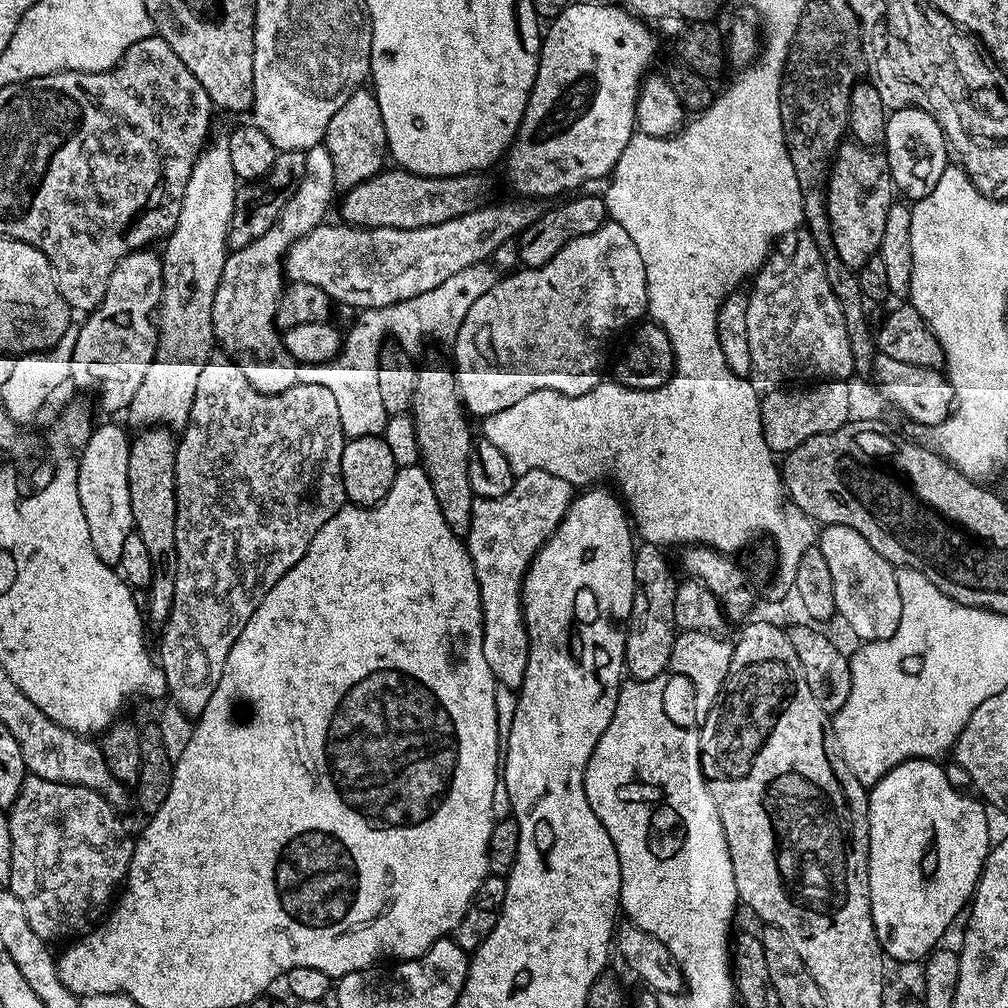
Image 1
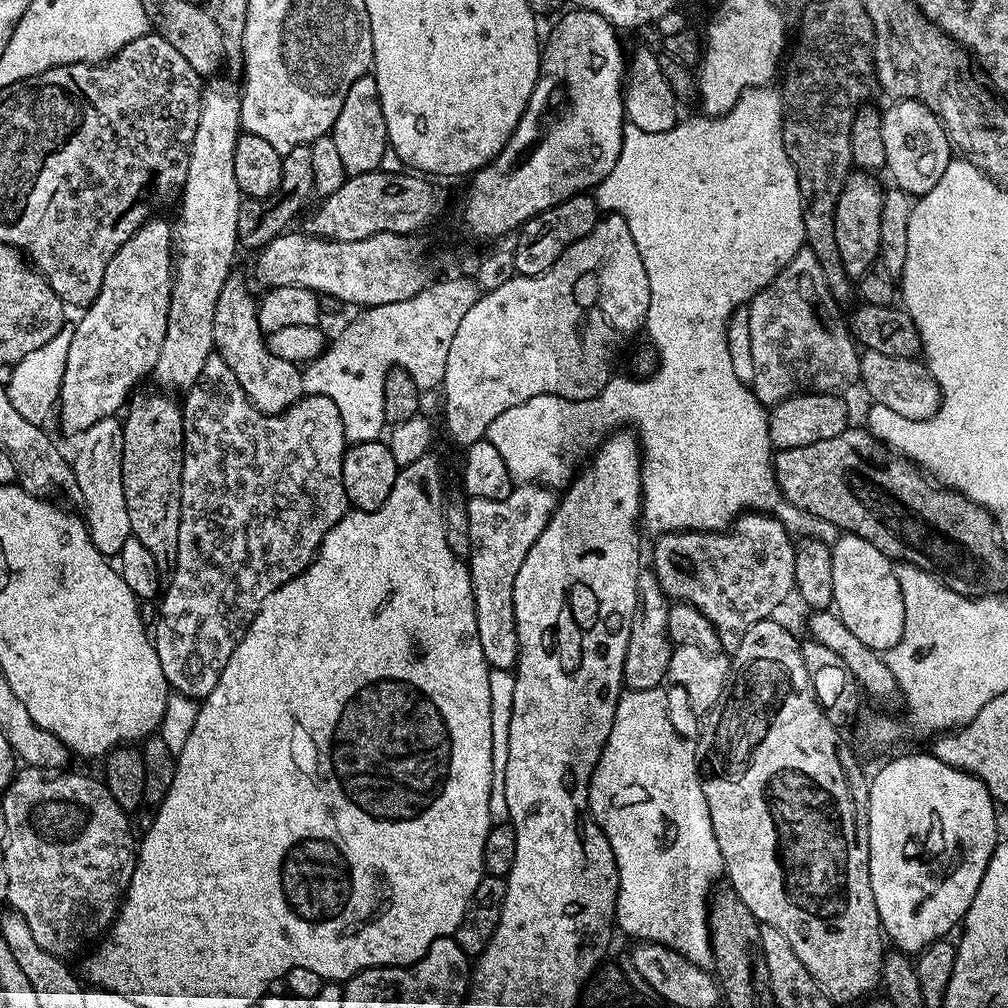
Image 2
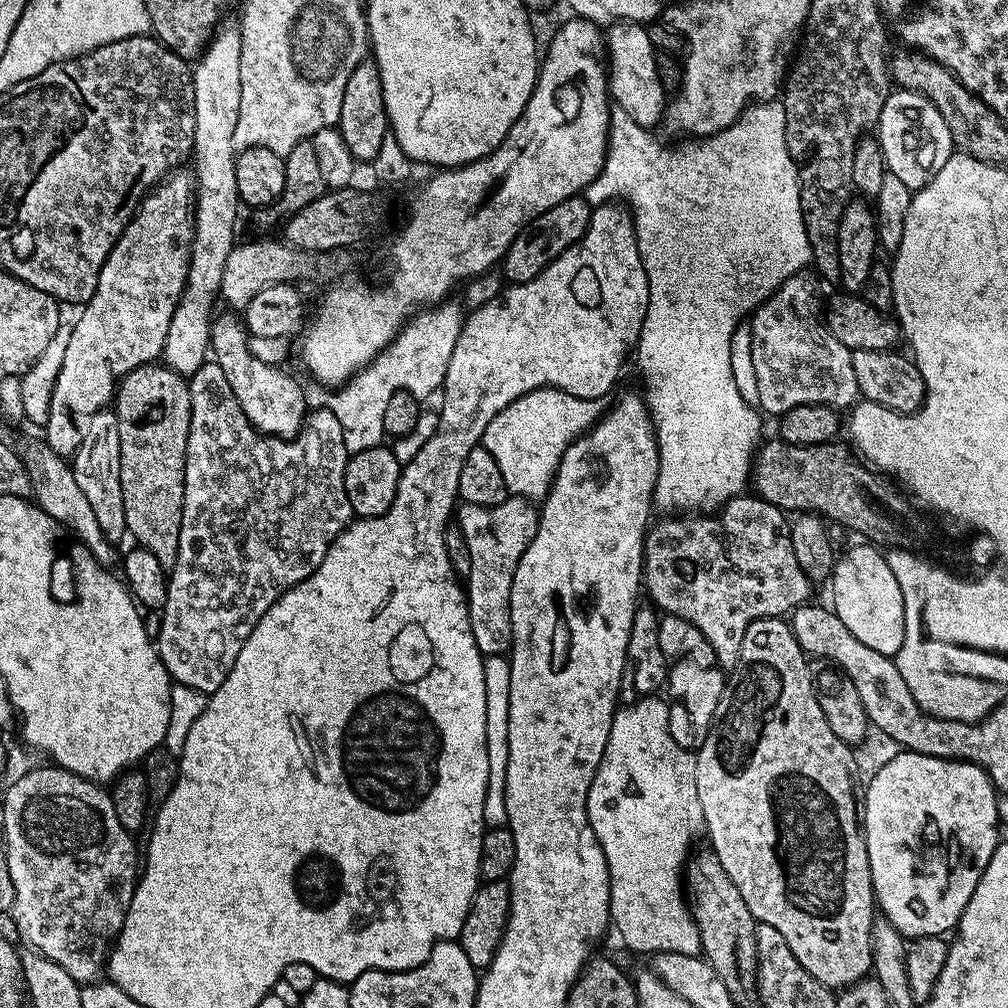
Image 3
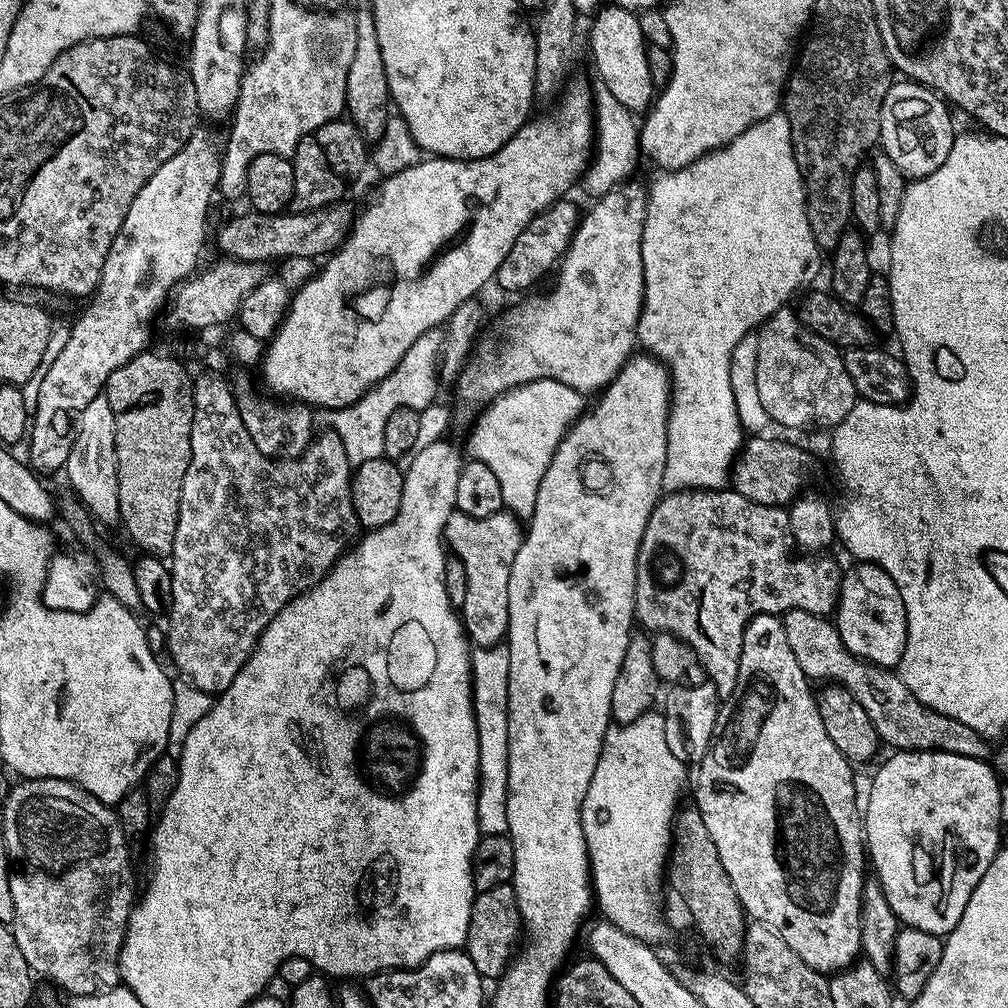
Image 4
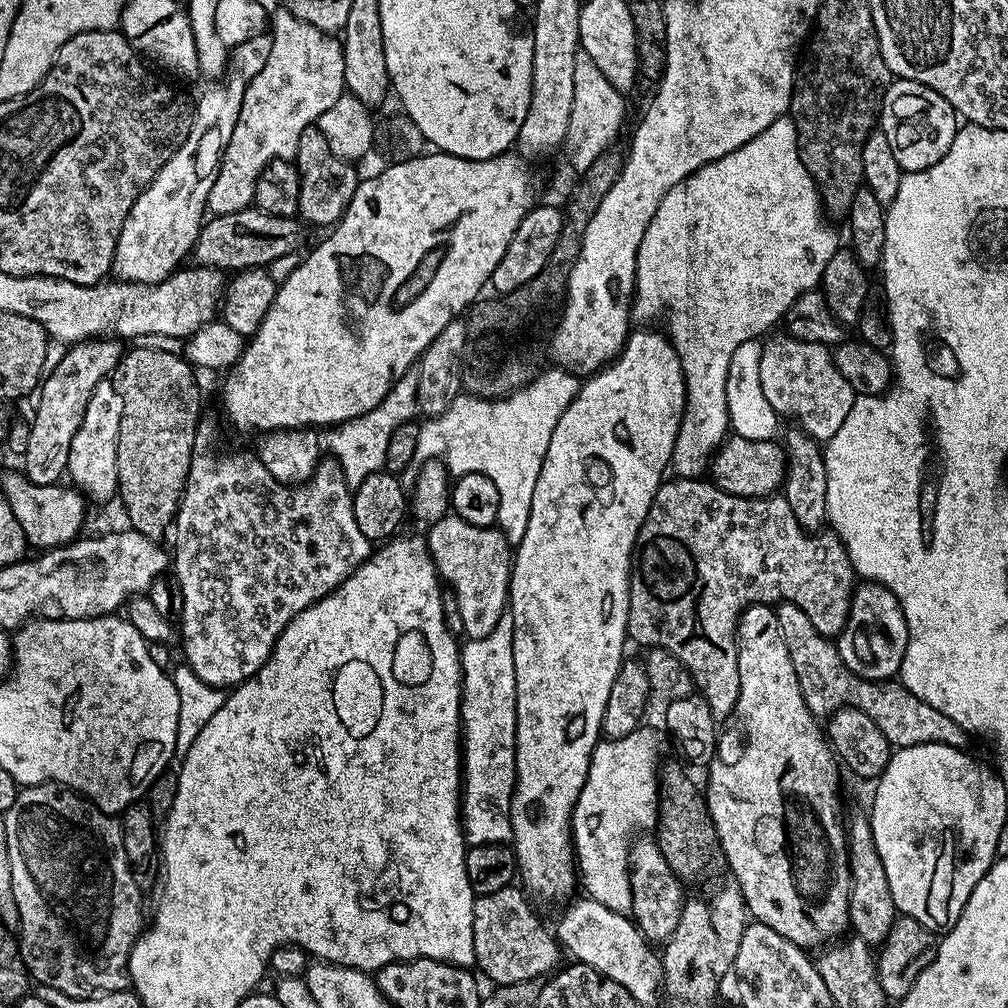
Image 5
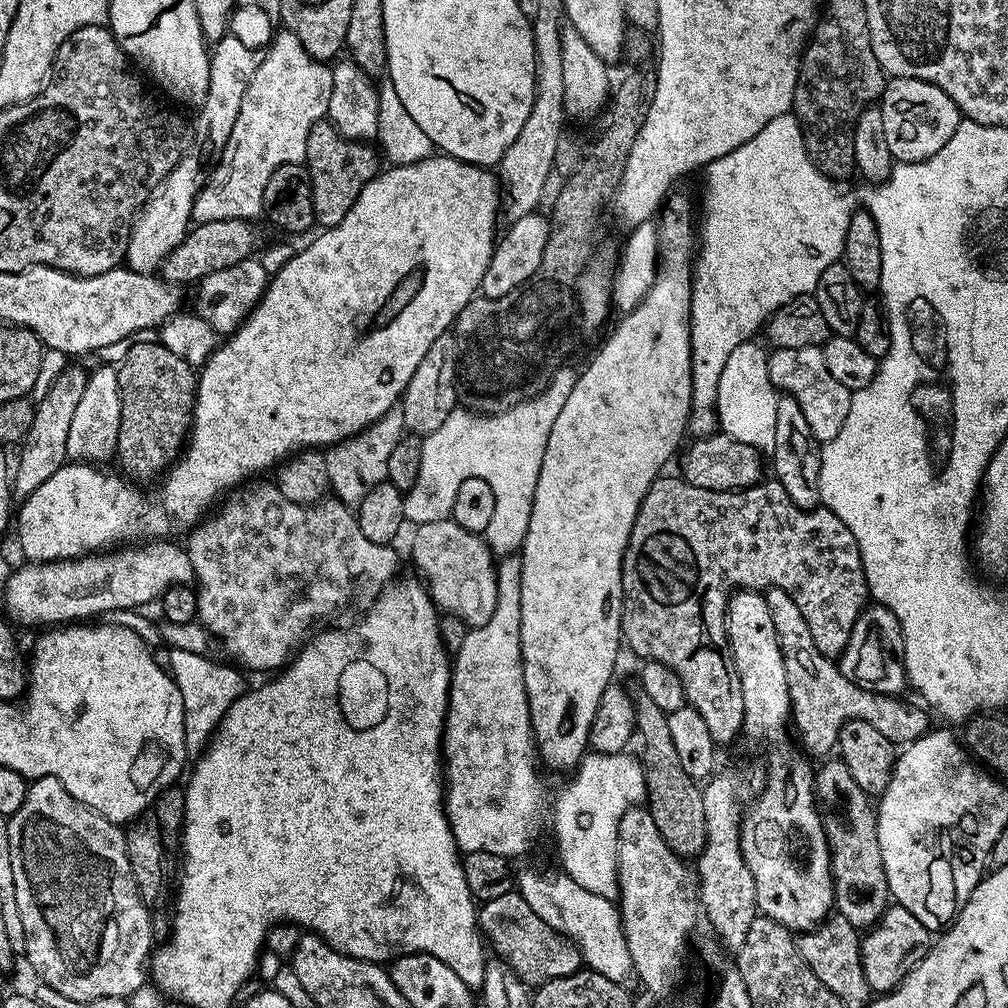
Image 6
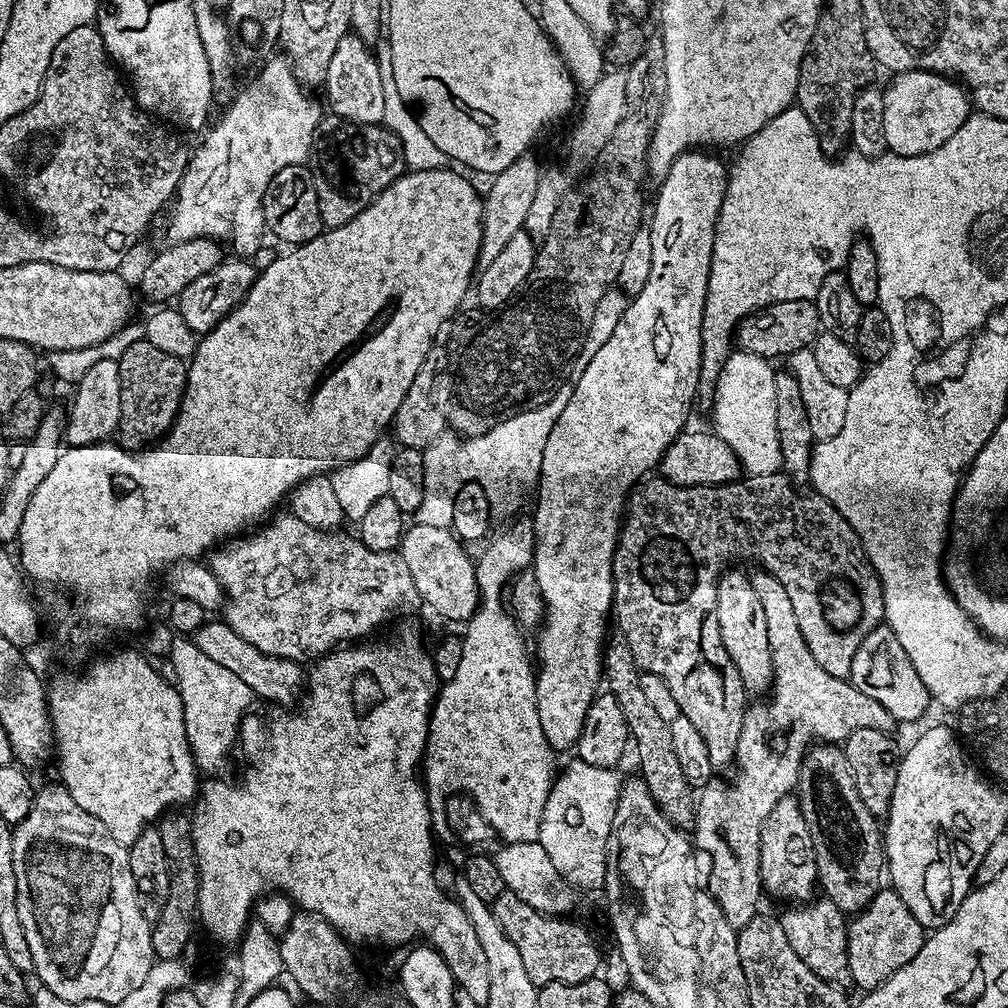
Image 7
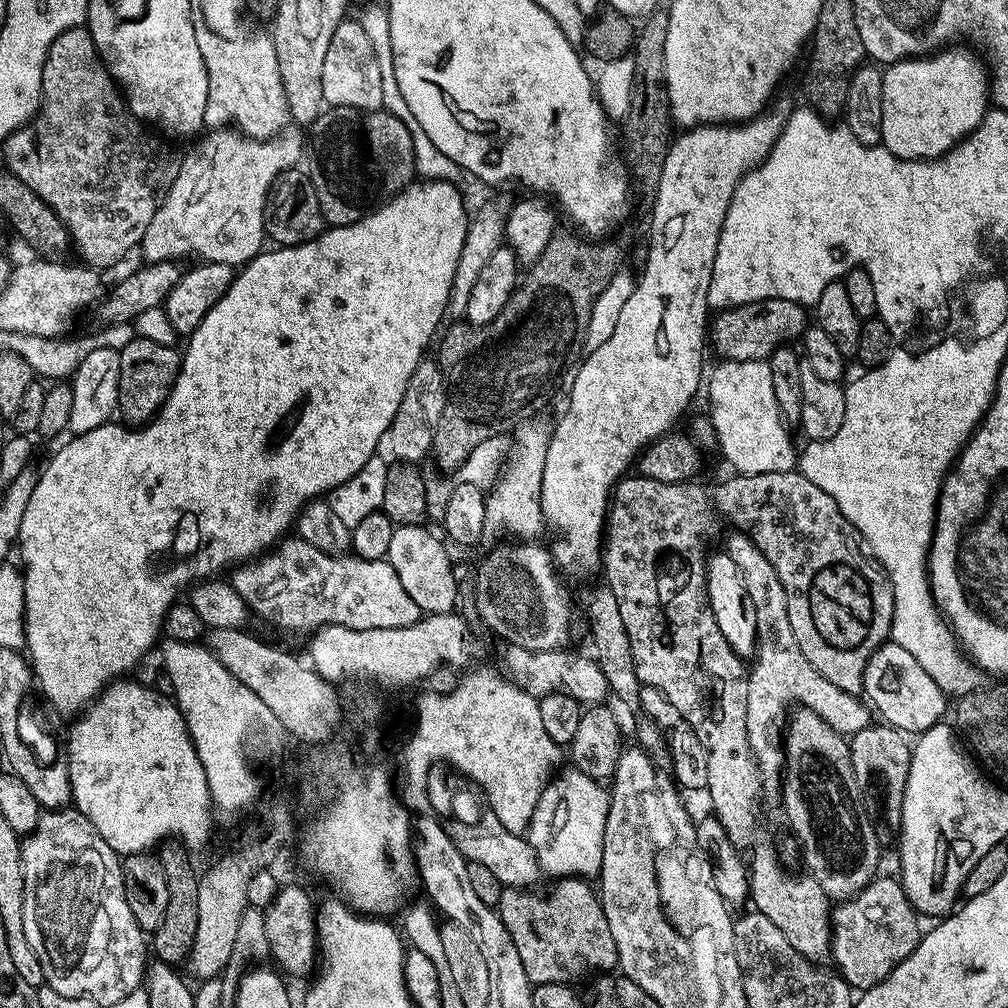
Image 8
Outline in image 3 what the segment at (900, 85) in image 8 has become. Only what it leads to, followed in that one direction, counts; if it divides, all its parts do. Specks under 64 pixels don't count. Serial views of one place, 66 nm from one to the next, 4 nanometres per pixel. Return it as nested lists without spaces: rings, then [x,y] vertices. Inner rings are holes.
[[[907,90],[889,91],[886,106],[882,106],[878,139],[884,161],[888,164],[889,173],[913,190],[925,188],[932,179],[946,166],[951,158],[954,145],[952,131],[942,118],[942,114],[921,92]]]

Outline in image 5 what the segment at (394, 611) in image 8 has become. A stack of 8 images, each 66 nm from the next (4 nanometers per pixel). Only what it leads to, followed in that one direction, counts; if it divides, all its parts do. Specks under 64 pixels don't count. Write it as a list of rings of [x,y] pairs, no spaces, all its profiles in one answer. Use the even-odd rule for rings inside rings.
[[[207,422],[196,426],[196,451],[192,453],[192,465],[188,471],[188,481],[184,484],[184,494],[180,497],[180,507],[176,510],[174,533],[176,532],[176,556],[174,552],[174,575],[182,586],[182,610],[178,621],[178,636],[184,640],[183,663],[198,674],[198,678],[207,680],[208,684],[227,689],[235,685],[238,678],[255,674],[266,659],[266,644],[264,648],[264,628],[268,628],[269,641],[275,642],[282,630],[302,610],[309,608],[324,596],[329,596],[344,579],[360,564],[365,564],[374,551],[373,541],[367,540],[358,530],[358,522],[354,522],[352,509],[352,492],[338,462],[331,458],[321,459],[311,476],[303,484],[291,485],[278,482],[270,470],[260,461],[259,455],[248,452],[220,452],[212,449],[212,435],[216,428]]]

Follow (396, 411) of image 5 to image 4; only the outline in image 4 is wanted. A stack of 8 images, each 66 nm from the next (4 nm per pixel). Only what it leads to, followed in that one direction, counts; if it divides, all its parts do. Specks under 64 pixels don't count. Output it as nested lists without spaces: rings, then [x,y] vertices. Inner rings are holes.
[[[432,329],[422,334],[410,346],[410,350],[406,350],[394,371],[375,384],[361,400],[356,400],[345,408],[331,409],[327,413],[327,427],[335,432],[342,442],[342,450],[346,450],[346,458],[353,466],[384,456],[386,422],[390,422],[390,414],[394,414],[400,408],[423,410],[437,399],[437,369],[441,359],[442,336],[441,329]]]

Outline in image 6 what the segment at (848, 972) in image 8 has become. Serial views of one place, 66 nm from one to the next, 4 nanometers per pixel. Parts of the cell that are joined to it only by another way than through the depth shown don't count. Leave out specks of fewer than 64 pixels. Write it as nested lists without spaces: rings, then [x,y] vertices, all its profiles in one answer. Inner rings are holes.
[[[898,903],[889,906],[882,918],[863,933],[860,941],[860,957],[862,958],[862,974],[866,974],[866,982],[873,993],[883,994],[892,992],[902,981],[926,958],[934,943],[933,933],[910,910]]]

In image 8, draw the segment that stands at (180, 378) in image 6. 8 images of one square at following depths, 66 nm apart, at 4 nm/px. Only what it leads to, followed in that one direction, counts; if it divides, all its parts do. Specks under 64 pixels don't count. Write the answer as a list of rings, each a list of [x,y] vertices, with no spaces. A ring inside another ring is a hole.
[[[137,338],[119,349],[118,412],[132,426],[143,426],[159,412],[180,374],[181,353],[170,345]]]

